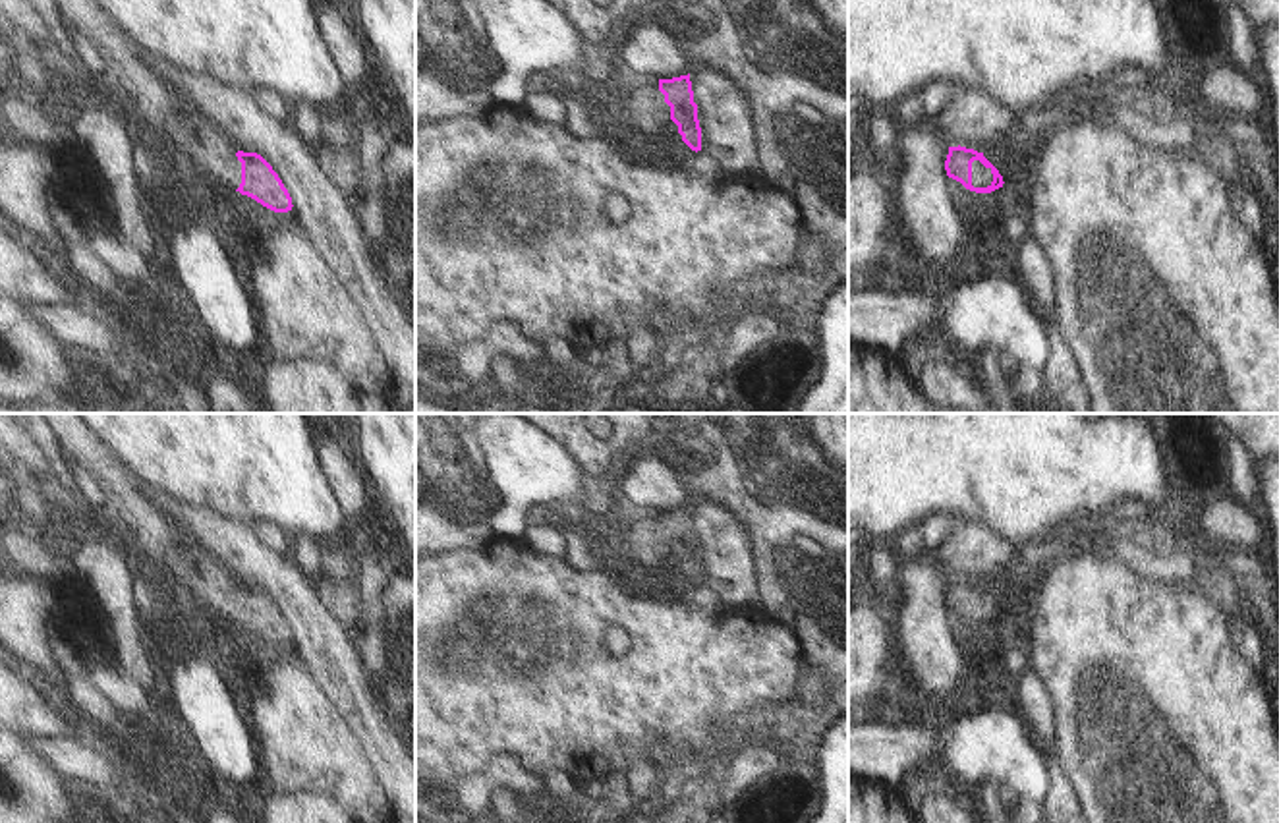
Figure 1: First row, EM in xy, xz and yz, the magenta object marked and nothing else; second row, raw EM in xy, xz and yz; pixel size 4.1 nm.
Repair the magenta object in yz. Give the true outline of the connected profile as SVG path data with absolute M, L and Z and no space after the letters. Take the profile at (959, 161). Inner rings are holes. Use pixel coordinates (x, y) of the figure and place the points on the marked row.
M960 145L949 147L945 170L949 178L976 193L991 193L1005 184L999 170L983 156L983 153Z

